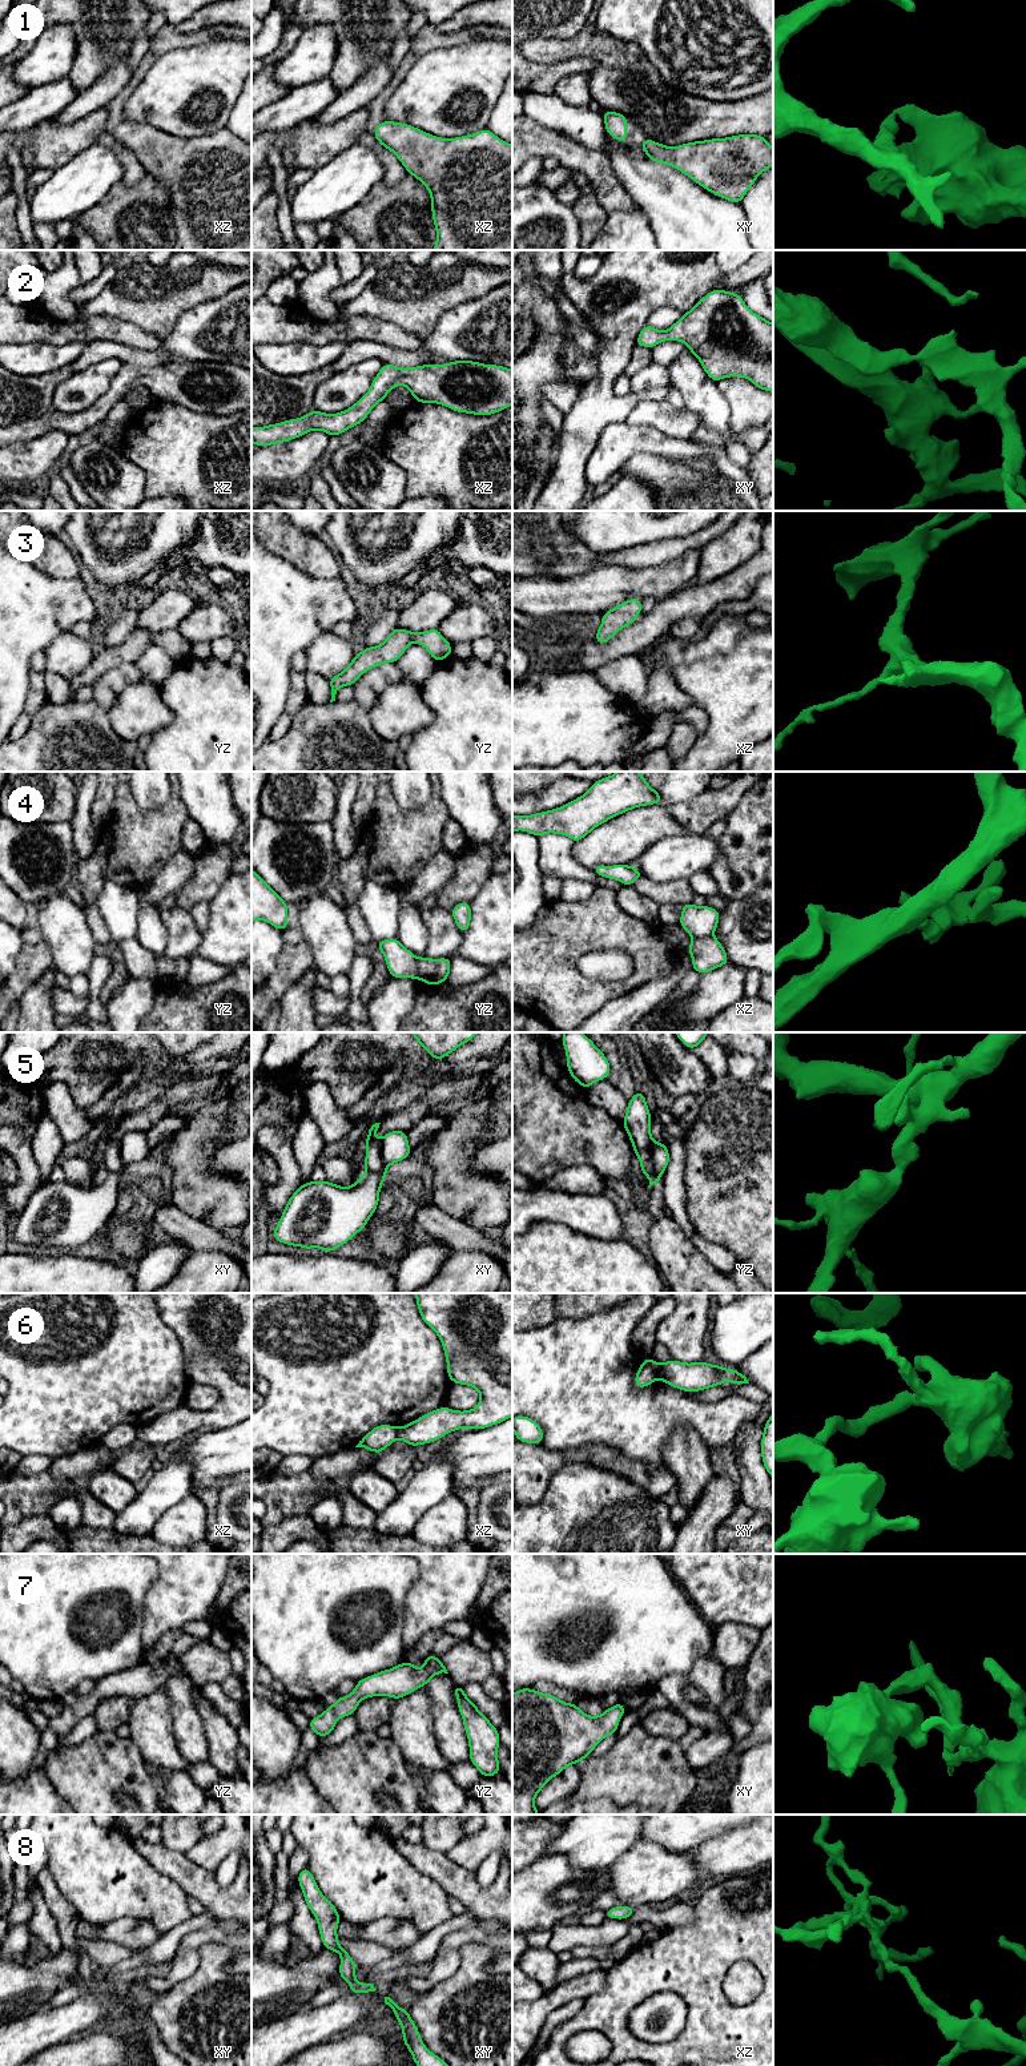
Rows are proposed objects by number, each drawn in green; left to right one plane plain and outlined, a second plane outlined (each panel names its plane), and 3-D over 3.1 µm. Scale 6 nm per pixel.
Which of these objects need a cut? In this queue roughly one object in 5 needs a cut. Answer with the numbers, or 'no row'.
4, 5, 6

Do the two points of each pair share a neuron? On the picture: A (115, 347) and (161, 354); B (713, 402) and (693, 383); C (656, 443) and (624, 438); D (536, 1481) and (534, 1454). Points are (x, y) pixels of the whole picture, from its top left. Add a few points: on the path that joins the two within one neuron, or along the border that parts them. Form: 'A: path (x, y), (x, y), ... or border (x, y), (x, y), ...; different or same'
A: path (127, 354), (132, 357), (149, 357); same
B: path (708, 398), (699, 389); same
C: path (648, 439), (632, 439); same
D: path (534, 1474), (534, 1461); same

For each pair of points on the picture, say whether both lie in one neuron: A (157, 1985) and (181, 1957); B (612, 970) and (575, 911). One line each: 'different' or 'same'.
A: same
B: different

